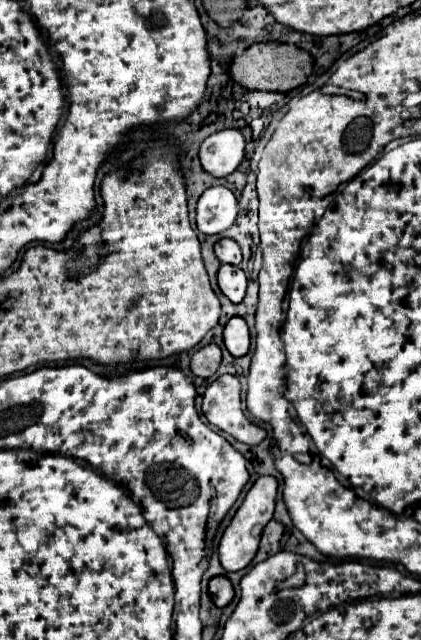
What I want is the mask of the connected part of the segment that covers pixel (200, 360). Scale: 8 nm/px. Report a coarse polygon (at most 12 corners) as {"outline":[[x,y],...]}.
{"outline":[[216,344],[192,356],[192,372],[210,378],[222,360]]}

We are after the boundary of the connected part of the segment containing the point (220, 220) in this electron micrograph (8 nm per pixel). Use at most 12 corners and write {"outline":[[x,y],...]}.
{"outline":[[226,186],[204,190],[196,226],[204,234],[228,230],[238,214]]}

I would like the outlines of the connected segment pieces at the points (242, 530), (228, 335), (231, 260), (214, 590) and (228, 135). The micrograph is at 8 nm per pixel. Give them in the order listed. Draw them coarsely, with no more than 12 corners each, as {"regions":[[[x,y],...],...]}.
{"regions":[[[262,476],[218,546],[226,572],[246,568],[274,516],[278,480]],[[234,316],[224,328],[224,344],[236,358],[248,354],[250,332]],[[220,238],[214,246],[220,262],[238,266],[240,246],[232,238]],[[226,576],[210,580],[210,596],[218,608],[234,598]],[[240,130],[216,132],[200,144],[200,164],[224,178],[240,166]]]}

